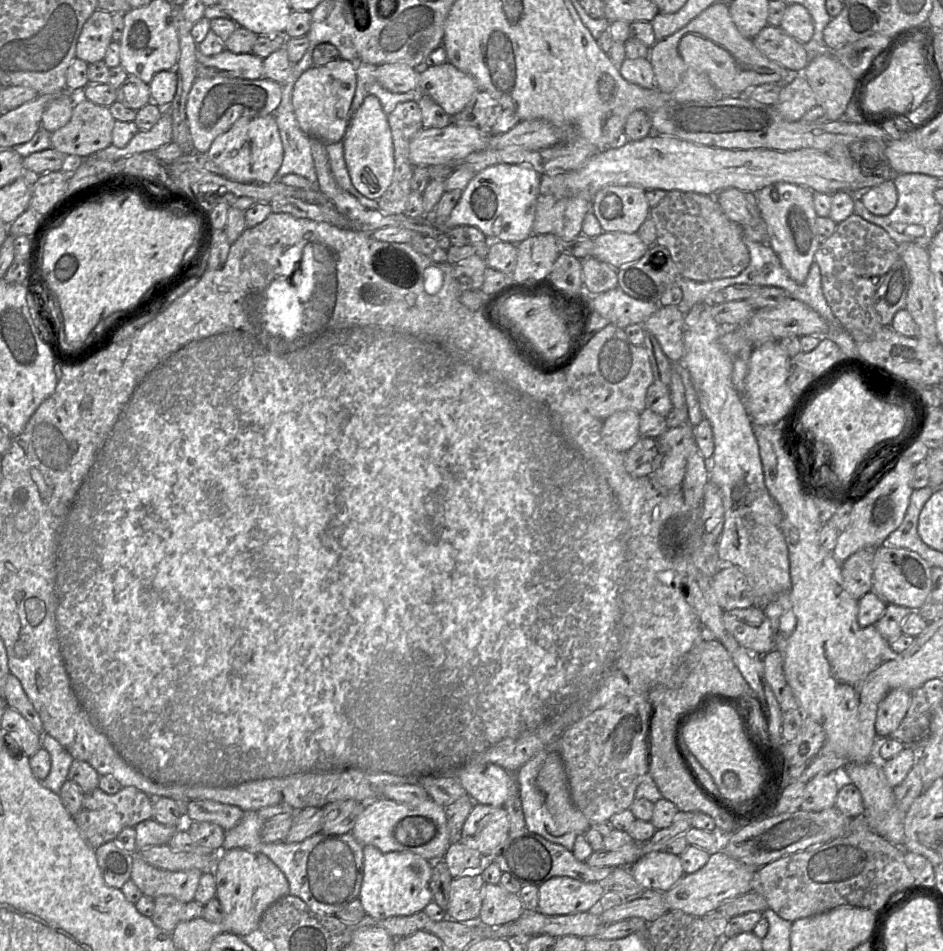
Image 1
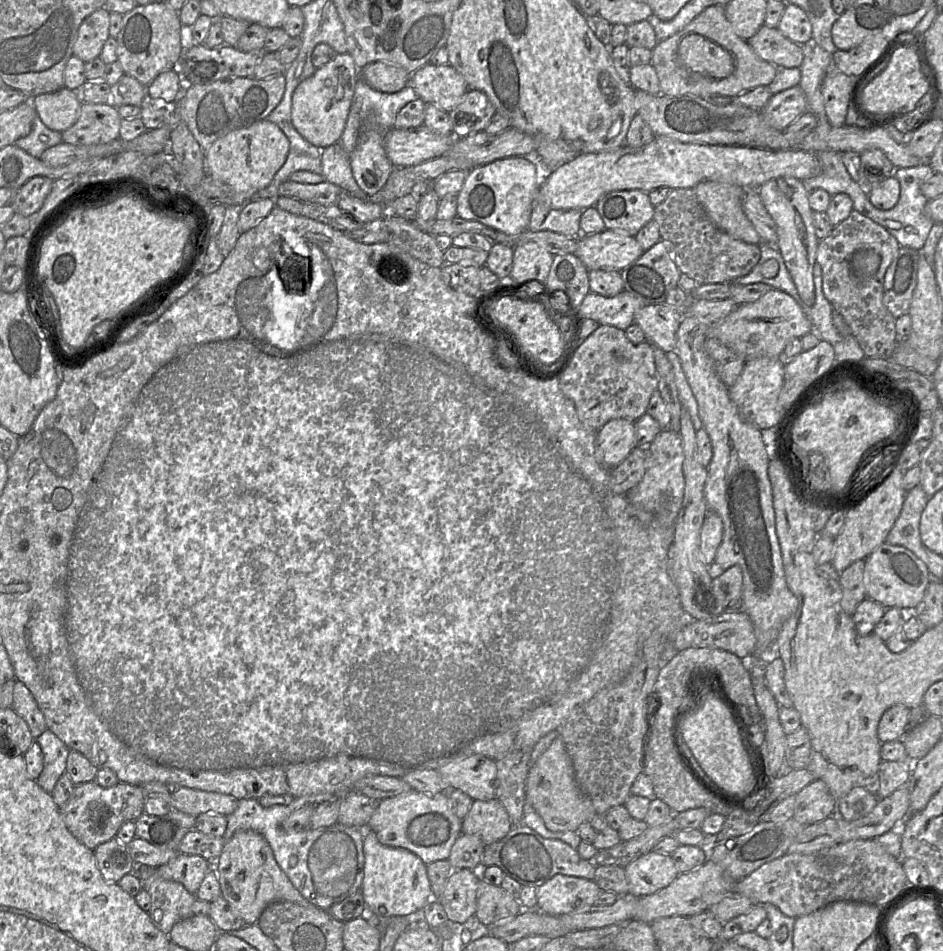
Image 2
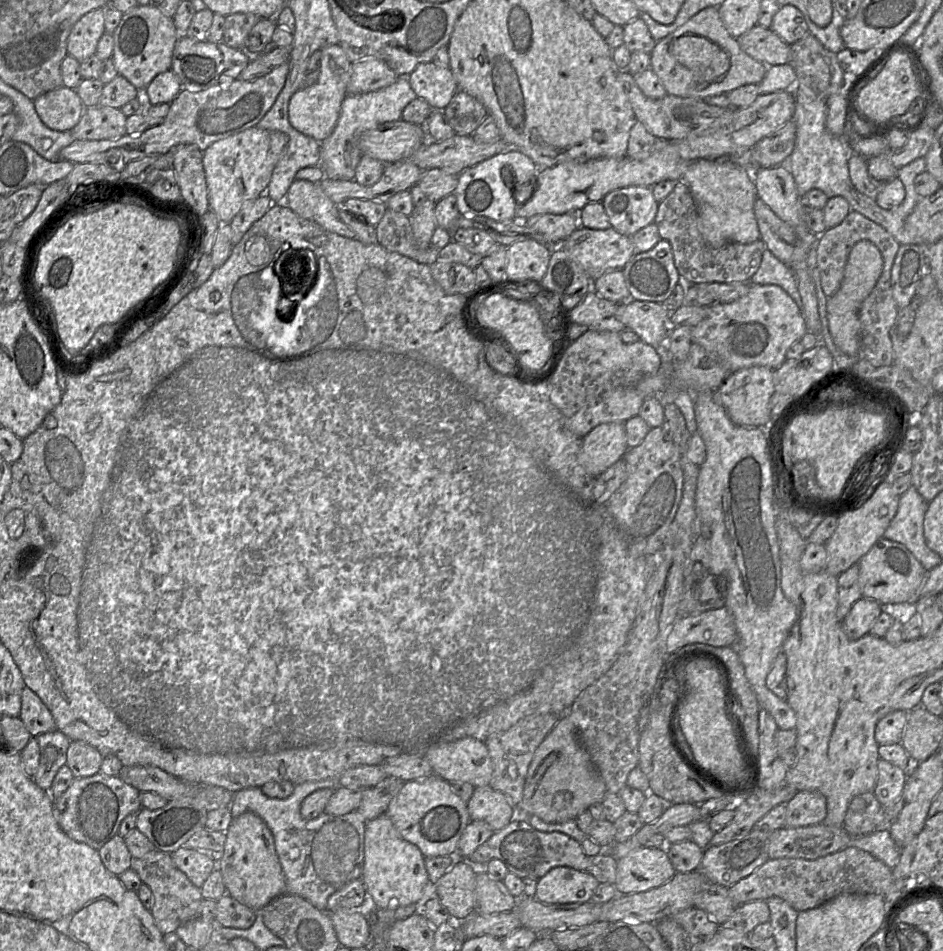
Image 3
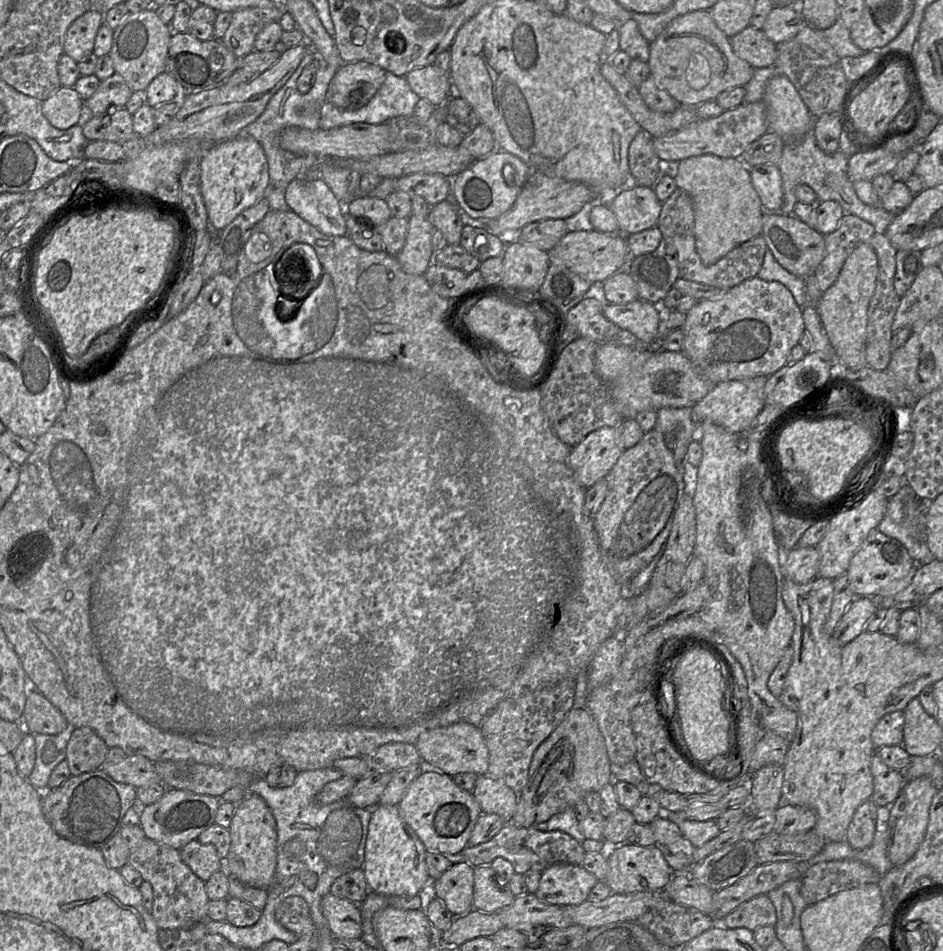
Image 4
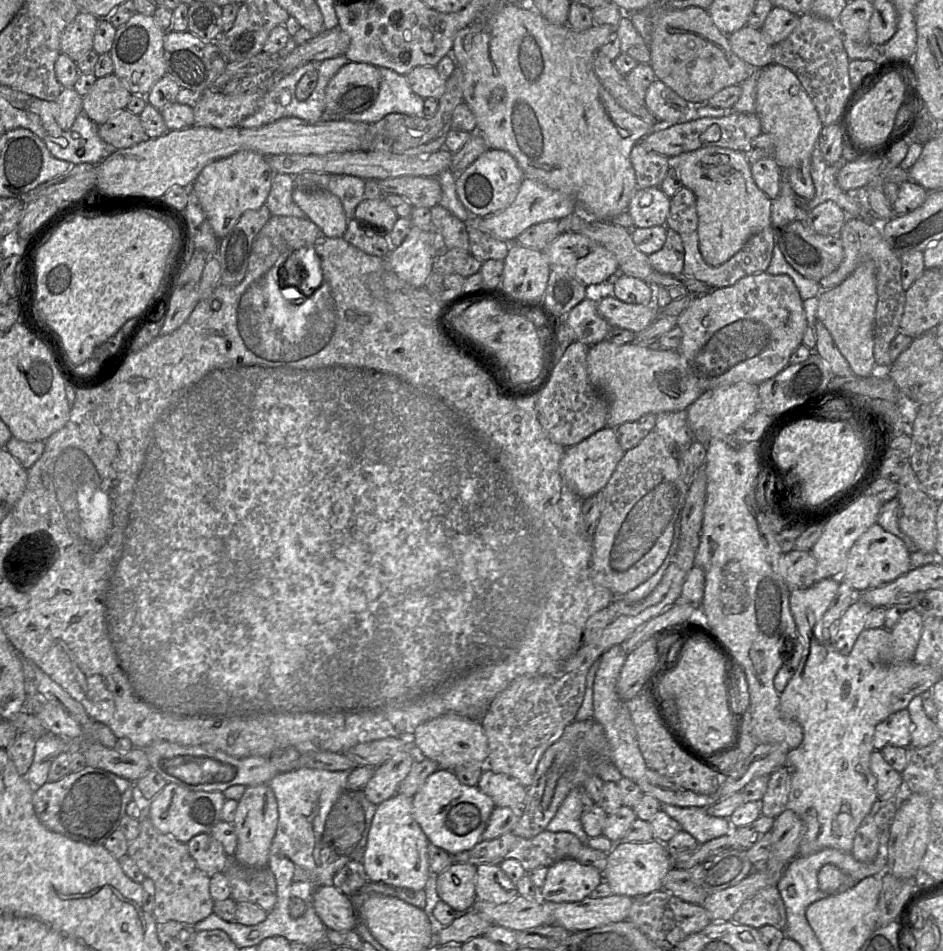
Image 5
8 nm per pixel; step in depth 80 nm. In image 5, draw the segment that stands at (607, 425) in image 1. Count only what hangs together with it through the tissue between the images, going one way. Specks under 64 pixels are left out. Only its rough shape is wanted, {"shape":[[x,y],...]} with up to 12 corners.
{"shape":[[604,427],[565,449],[560,474],[584,500],[624,453]]}

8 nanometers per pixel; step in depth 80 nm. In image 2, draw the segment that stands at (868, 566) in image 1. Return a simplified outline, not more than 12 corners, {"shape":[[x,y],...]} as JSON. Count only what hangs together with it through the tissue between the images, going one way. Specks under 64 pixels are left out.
{"shape":[[864,560],[839,576],[841,607],[850,616],[866,598]]}

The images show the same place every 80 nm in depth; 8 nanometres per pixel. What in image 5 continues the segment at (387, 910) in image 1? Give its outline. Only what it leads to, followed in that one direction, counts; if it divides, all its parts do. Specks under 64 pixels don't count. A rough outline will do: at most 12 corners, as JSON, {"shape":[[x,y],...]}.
{"shape":[[413,797],[377,805],[363,856],[371,882],[422,890],[428,838]]}

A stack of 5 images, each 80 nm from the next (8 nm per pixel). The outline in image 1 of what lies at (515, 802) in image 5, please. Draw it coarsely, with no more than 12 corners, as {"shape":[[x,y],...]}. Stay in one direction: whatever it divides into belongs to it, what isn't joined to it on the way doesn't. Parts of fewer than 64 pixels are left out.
{"shape":[[473,802],[464,845],[489,859],[507,839],[503,807]]}

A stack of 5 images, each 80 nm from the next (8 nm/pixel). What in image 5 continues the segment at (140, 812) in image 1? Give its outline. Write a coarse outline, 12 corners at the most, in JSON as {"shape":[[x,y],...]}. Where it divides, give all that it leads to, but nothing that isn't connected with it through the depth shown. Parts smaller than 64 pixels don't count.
{"shape":[[86,767],[33,791],[39,821],[103,846],[134,783]]}

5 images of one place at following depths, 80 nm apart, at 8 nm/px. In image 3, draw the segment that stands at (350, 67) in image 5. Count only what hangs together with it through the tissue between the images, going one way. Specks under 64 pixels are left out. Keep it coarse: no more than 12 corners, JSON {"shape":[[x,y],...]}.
{"shape":[[383,61],[352,63],[348,94],[393,84],[398,75]]}

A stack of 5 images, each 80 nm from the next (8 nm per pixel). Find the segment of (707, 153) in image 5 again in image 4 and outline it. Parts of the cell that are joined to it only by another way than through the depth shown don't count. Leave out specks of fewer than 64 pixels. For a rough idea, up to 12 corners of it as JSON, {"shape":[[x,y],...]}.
{"shape":[[741,159],[673,166],[695,245],[716,263],[762,234],[766,210]]}

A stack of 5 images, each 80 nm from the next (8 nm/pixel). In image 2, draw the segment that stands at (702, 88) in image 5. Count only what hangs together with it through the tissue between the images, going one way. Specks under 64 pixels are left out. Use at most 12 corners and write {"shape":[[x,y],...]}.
{"shape":[[722,5],[658,41],[661,94],[734,98],[777,67]]}

